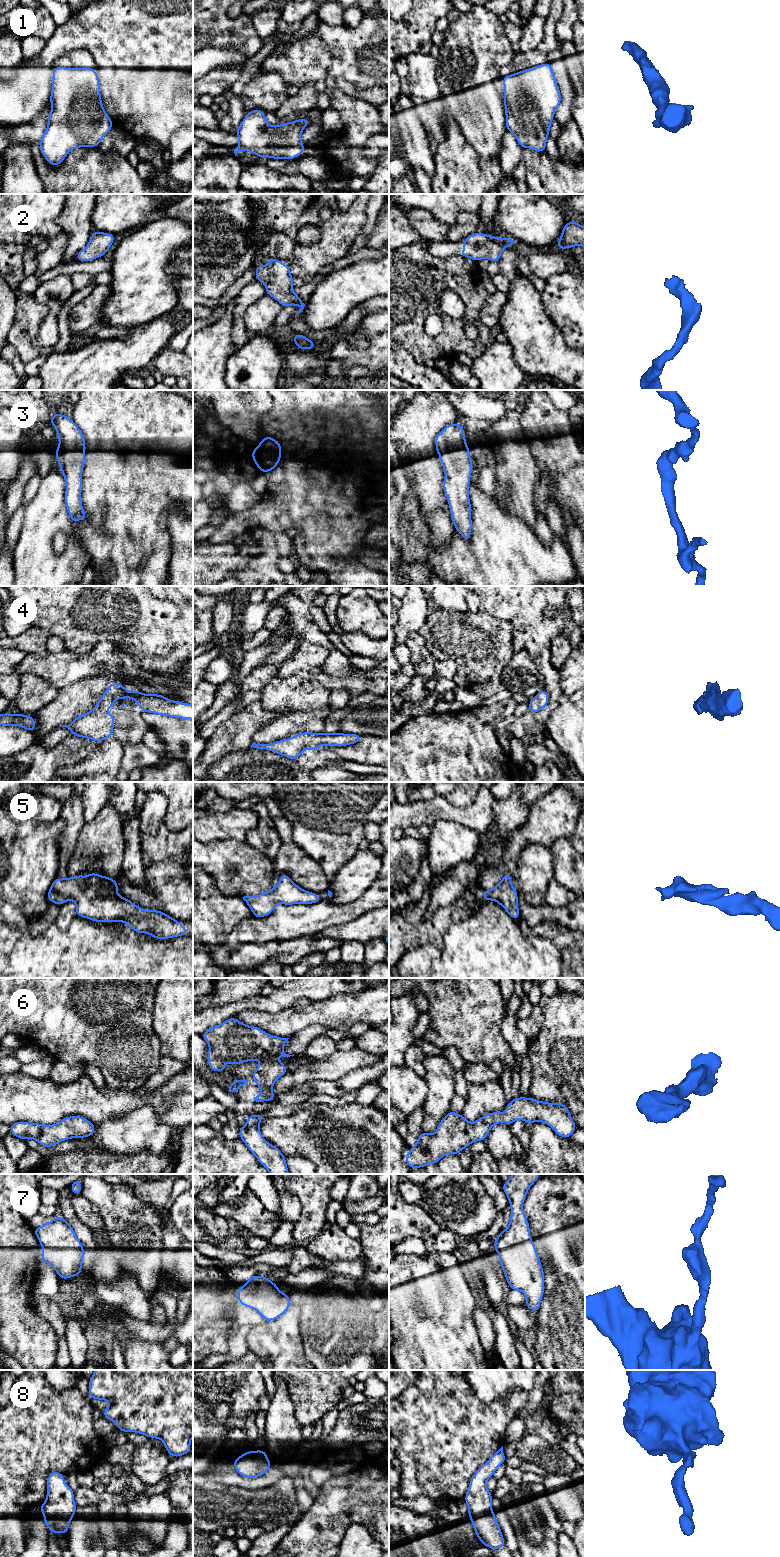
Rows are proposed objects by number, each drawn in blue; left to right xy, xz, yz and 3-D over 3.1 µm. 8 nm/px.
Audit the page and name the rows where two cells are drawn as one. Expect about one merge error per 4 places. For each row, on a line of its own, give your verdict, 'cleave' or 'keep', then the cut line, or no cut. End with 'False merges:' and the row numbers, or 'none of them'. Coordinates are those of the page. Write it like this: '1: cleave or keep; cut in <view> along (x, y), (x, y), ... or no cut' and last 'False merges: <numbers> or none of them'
1: keep; no cut
2: keep; no cut
3: keep; no cut
4: keep; no cut
5: keep; no cut
6: keep; no cut
7: keep; no cut
8: keep; no cut
False merges: none of them

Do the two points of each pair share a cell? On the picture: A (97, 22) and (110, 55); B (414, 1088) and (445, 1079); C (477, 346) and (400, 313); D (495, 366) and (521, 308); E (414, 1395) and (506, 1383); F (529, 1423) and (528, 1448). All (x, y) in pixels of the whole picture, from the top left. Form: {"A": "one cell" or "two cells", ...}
{"A": "one cell", "B": "two cells", "C": "one cell", "D": "two cells", "E": "two cells", "F": "two cells"}

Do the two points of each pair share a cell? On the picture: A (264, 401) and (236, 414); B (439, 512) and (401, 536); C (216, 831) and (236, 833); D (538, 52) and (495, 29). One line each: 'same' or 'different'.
A: same
B: different
C: same
D: different

